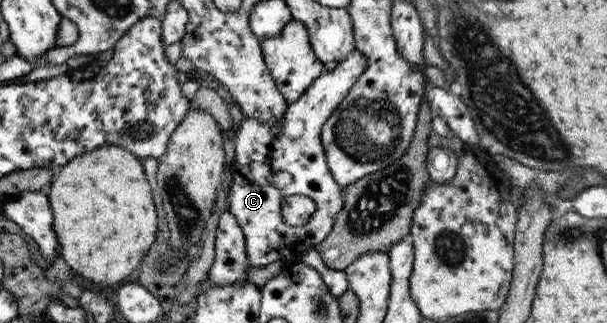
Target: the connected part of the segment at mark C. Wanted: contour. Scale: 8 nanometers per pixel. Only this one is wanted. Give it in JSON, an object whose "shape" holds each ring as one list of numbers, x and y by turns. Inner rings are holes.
{"shape":[[353,49,334,70,313,80,296,103,288,105,280,126,245,118,238,127,234,135,235,159,231,166,232,184,227,202,228,210,243,230,249,267,283,262,292,251,300,256,309,247,317,247,331,233,337,212,343,207,344,196,342,187,333,179,326,162,321,141,322,127,366,67,366,57],[279,171,287,171,292,179,282,189,271,178],[290,195,306,195,316,203,316,210,305,225,285,223,281,206]]}

